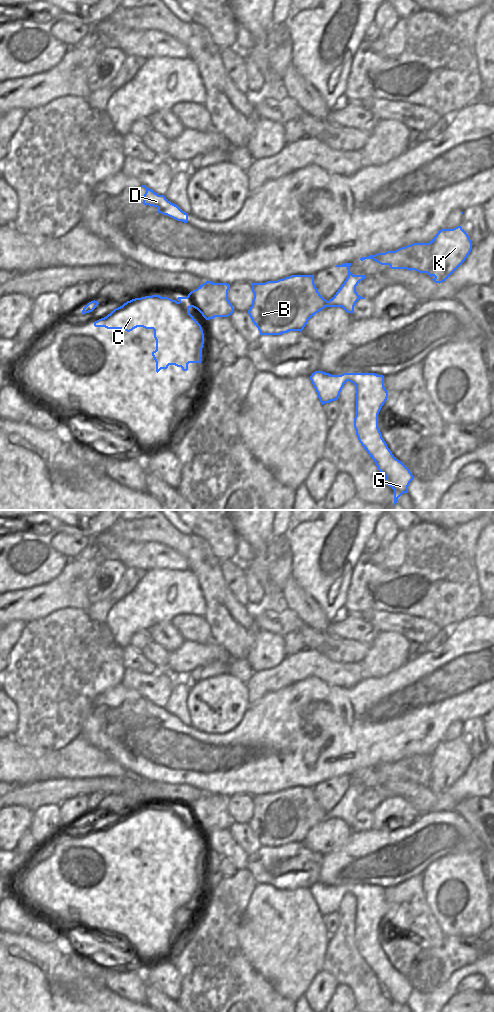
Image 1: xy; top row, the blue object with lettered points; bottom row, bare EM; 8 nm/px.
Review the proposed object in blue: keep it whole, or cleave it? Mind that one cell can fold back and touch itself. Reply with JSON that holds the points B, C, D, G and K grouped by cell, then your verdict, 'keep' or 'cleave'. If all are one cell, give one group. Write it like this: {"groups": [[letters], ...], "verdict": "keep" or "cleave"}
{"groups": [["B", "C", "D", "K"], ["G"]], "verdict": "cleave"}

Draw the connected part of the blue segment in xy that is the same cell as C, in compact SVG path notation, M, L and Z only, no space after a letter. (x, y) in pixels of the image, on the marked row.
M206 281L187 297L176 300L159 295L135 298L95 321L94 326L127 332L137 327L153 329L156 372L169 365L187 371L189 363L201 363L204 347L202 327L189 309L197 309L206 320L230 316L234 308L228 300L229 288L227 283Z

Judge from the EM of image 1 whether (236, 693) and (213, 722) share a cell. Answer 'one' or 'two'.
two

